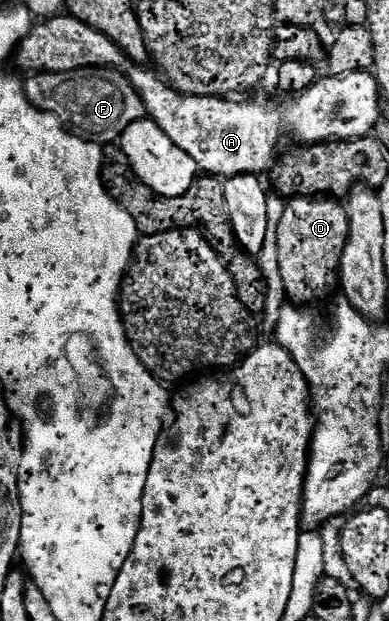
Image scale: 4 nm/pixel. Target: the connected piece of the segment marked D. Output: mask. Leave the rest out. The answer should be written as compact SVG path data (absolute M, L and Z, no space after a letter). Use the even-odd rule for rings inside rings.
M295 197L285 202L280 218L277 246L279 247L280 274L286 288L286 296L291 302L318 301L330 288L335 288L338 268L348 239L348 217L346 206L341 200L324 197Z

